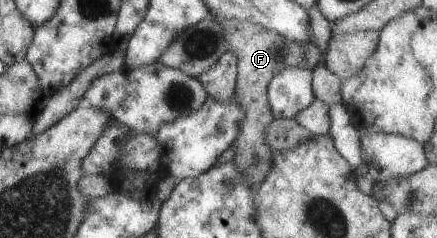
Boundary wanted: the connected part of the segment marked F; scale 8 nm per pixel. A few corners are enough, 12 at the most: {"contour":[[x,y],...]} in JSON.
{"contour":[[213,18],[237,55],[244,112],[233,164],[257,189],[270,173],[268,86],[288,66],[314,71],[316,44],[253,21]]}

